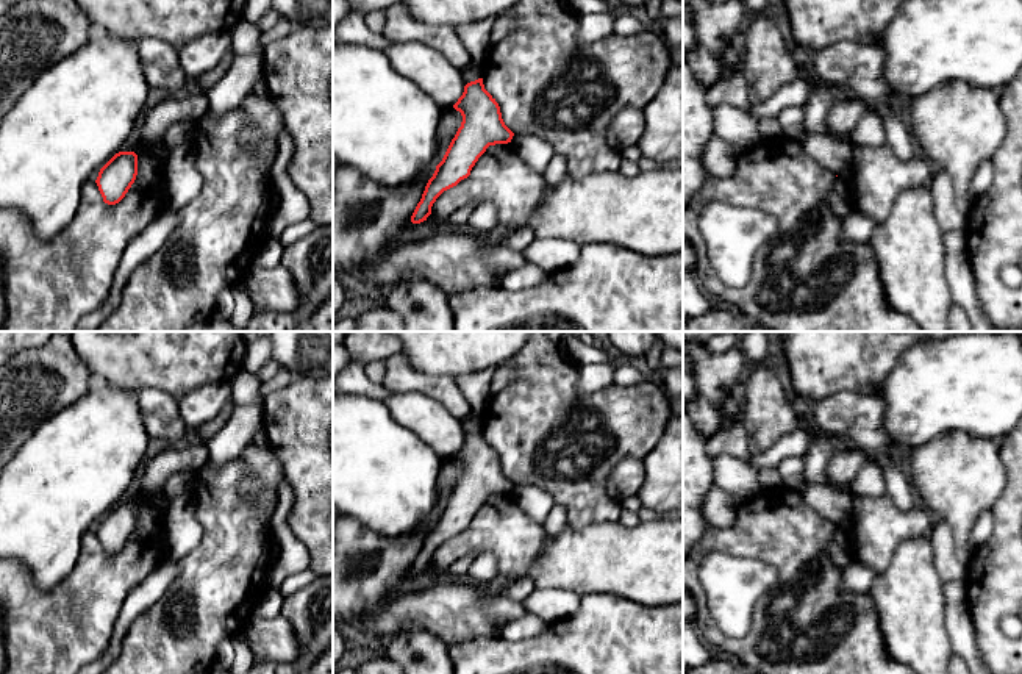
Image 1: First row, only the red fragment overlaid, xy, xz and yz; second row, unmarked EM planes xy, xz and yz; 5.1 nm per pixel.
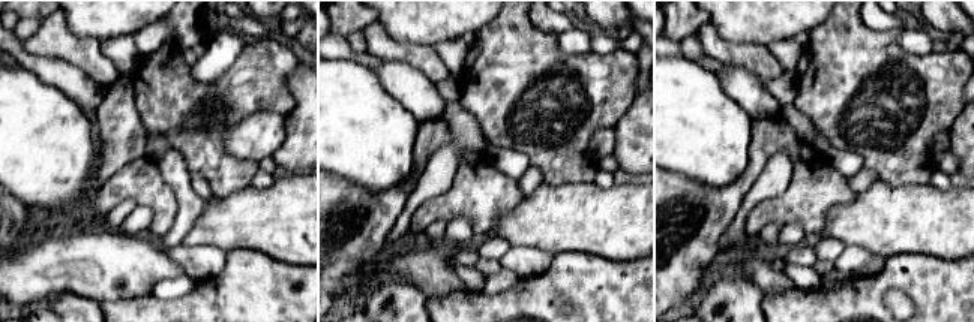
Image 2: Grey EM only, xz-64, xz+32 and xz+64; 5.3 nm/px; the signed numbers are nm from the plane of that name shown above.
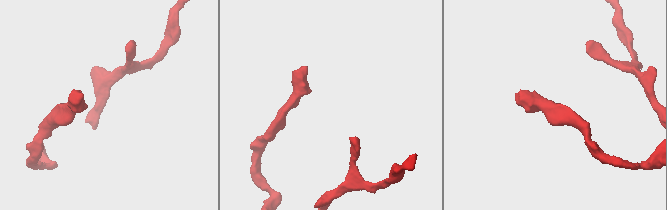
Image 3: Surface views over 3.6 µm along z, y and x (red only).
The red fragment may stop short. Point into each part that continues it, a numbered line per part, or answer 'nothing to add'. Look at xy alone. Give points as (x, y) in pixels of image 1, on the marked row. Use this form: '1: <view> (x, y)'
nothing to add

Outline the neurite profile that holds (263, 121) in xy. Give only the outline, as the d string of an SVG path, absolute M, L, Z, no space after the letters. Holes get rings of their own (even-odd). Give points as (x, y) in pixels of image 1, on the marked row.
M248 92L239 103L239 109L245 116L245 127L239 136L239 145L244 155L255 158L259 152L259 145L264 141L272 141L275 152L278 147L278 138L284 130L283 119L272 97L256 95Z

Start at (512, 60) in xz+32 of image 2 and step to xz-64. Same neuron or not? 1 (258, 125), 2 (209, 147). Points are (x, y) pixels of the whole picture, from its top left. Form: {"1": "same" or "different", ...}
{"1": "different", "2": "same"}

